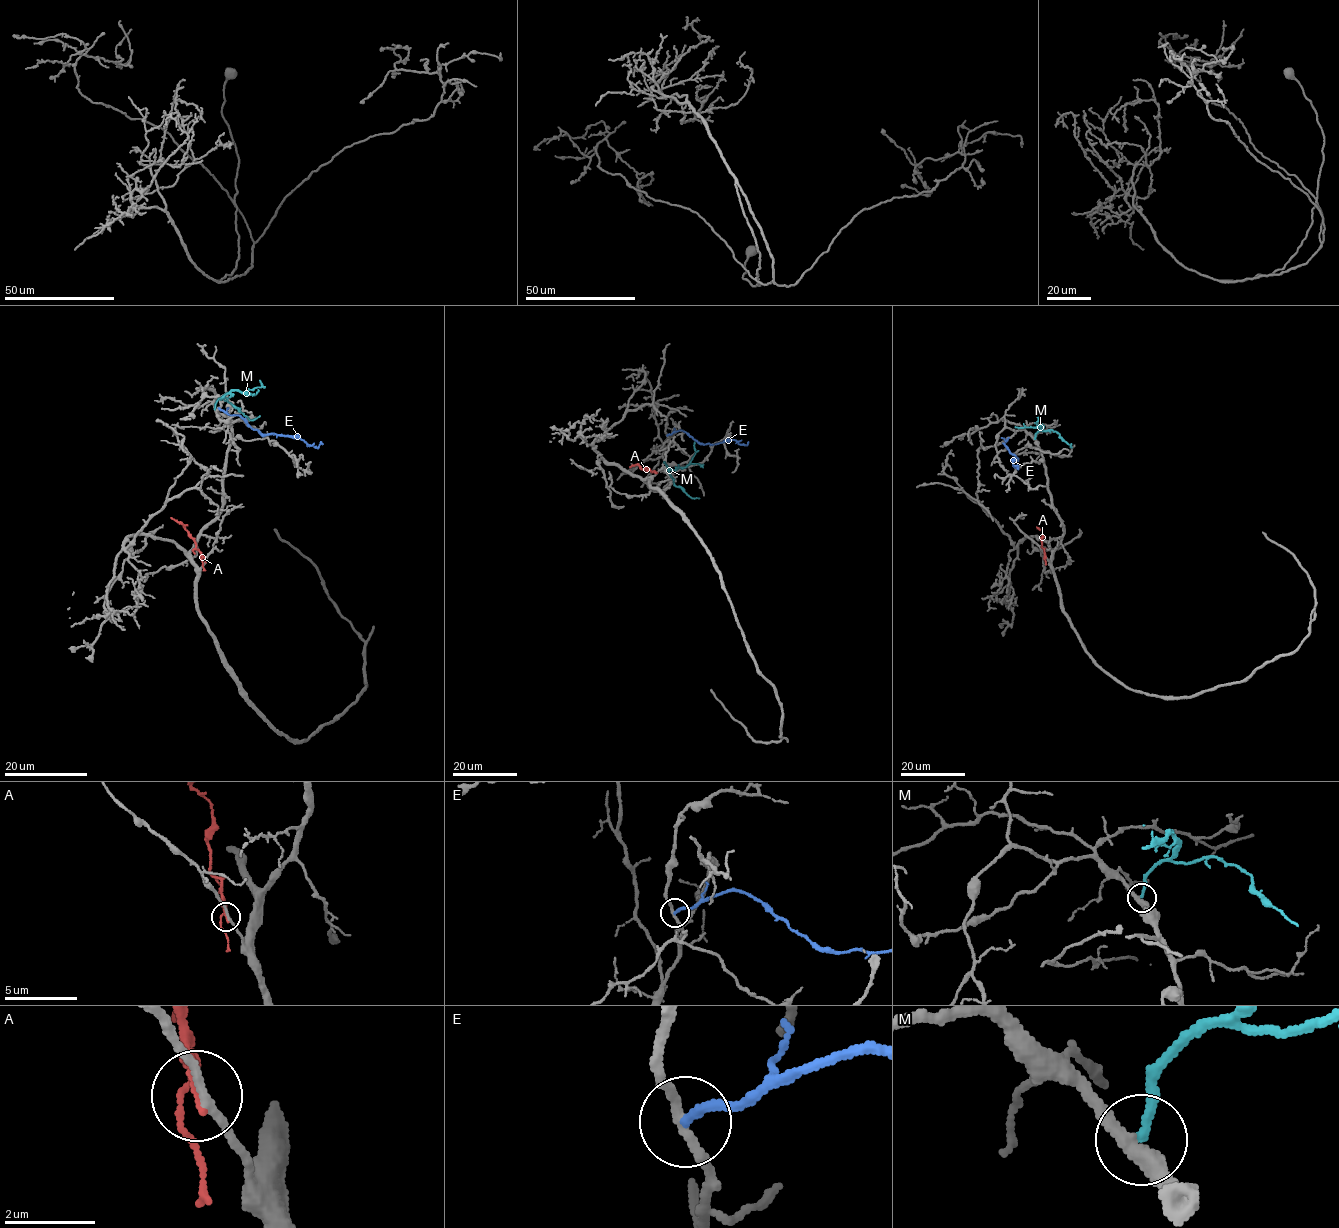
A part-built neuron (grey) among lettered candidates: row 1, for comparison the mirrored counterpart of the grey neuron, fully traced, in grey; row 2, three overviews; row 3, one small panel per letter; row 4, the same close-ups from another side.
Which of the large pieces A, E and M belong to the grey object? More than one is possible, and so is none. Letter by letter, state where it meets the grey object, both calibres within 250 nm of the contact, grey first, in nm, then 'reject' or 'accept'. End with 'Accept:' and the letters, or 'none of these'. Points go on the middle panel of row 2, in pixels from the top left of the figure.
A: meets grey at (656, 472); 190 nm thick on the grey side, 180 nm on the other; reject
E: meets grey at (667, 435); 200 nm thick on the grey side, 200 nm on the other; reject
M: meets grey at (664, 462); 400 nm thick on the grey side, 220 nm on the other; reject
Accept: none of these

